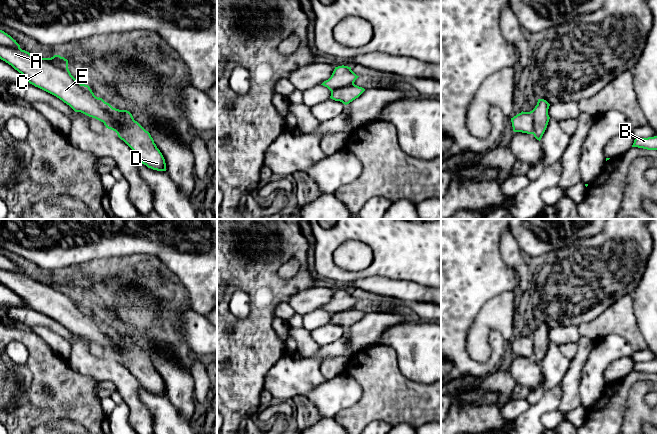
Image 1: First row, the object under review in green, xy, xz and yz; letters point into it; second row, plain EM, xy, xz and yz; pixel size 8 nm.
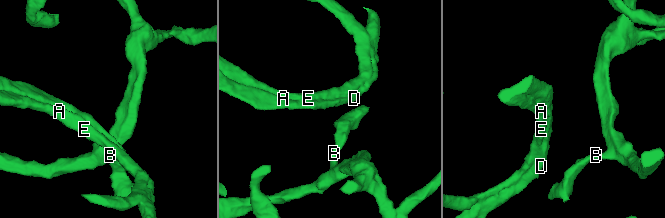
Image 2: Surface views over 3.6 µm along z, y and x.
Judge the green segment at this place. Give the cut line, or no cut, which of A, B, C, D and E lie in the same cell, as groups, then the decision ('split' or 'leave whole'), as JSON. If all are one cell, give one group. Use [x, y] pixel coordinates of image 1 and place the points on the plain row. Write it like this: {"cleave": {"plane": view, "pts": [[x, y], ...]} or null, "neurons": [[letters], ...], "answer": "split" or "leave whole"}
{"cleave": null, "neurons": [["A", "B", "C", "D", "E"]], "answer": "leave whole"}

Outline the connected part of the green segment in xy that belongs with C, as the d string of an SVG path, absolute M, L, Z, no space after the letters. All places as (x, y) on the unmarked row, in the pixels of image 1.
M0 254L0 283L21 297L30 308L56 320L75 336L81 336L103 346L106 352L115 355L118 361L137 378L142 388L153 394L166 395L165 383L150 357L134 344L129 335L113 332L102 322L96 321L88 309L81 308L75 303L68 293L67 283L60 279L51 282L32 279L22 274L16 264L2 254Z

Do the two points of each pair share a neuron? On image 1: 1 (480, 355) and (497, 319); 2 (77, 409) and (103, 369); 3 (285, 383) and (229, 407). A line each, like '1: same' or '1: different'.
1: same
2: different
3: different

